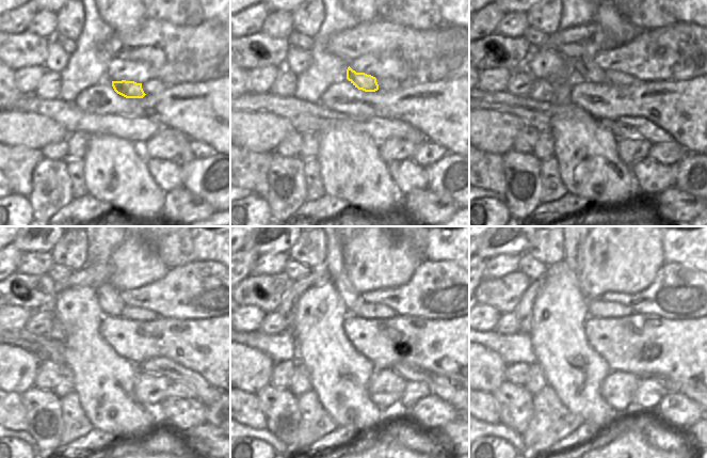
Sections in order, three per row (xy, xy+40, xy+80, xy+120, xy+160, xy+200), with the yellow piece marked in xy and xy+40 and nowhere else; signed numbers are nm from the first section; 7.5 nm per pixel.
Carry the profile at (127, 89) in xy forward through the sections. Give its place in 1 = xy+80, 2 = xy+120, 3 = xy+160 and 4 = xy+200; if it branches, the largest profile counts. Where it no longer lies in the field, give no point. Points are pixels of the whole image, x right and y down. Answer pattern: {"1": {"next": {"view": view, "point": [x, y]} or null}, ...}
{"1": {"next": {"view": "xy+80", "point": [585, 68]}}, "2": {"next": {"view": "xy+120", "point": [110, 301]}}, "3": {"next": {"view": "xy+160", "point": [334, 264]}}, "4": {"next": {"view": "xy+200", "point": [573, 248]}}}

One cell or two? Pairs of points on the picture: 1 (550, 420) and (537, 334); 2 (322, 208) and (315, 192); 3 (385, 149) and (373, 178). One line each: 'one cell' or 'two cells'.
1: two cells
2: two cells
3: two cells

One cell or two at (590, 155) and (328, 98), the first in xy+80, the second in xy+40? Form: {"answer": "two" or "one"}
{"answer": "two"}

